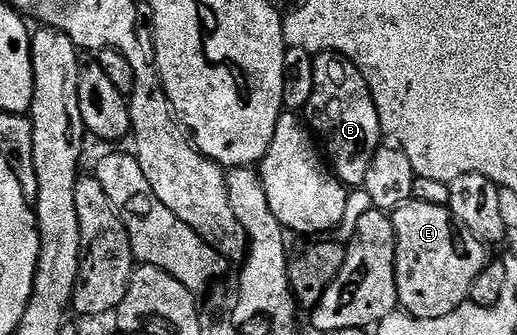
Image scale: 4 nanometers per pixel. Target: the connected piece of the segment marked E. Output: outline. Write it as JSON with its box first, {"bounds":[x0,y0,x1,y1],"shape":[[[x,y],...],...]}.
{"bounds":[392,199,486,319],"shape":[[[416,199],[392,210],[393,230],[397,236],[397,304],[404,312],[419,319],[439,319],[451,315],[470,300],[469,292],[475,279],[485,270],[486,246],[462,221],[455,220],[444,205],[432,205]]]}

